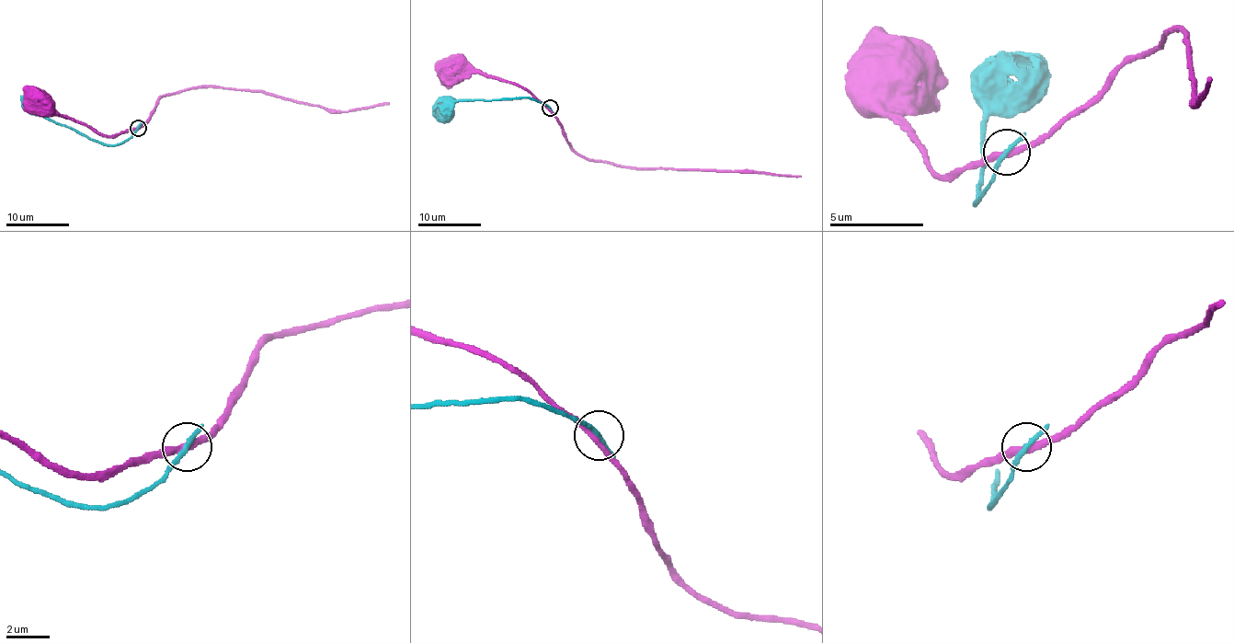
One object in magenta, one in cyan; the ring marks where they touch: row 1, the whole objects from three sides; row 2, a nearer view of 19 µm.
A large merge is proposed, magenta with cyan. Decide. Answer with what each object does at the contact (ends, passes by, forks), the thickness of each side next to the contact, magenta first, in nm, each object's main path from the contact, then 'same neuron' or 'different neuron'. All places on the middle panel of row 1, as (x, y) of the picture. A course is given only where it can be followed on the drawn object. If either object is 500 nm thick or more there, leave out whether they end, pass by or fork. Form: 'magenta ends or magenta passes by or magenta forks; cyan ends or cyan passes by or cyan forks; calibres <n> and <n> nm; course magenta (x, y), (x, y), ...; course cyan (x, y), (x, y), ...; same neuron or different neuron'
magenta passes by; cyan passes by; calibres 300 and 200 nm; course magenta (549, 109), (566, 142), (576, 151), (601, 162), (624, 166), (730, 169), (801, 176); course cyan (549, 109), (531, 97), (460, 100), (442, 118), (433, 116); different neuron

